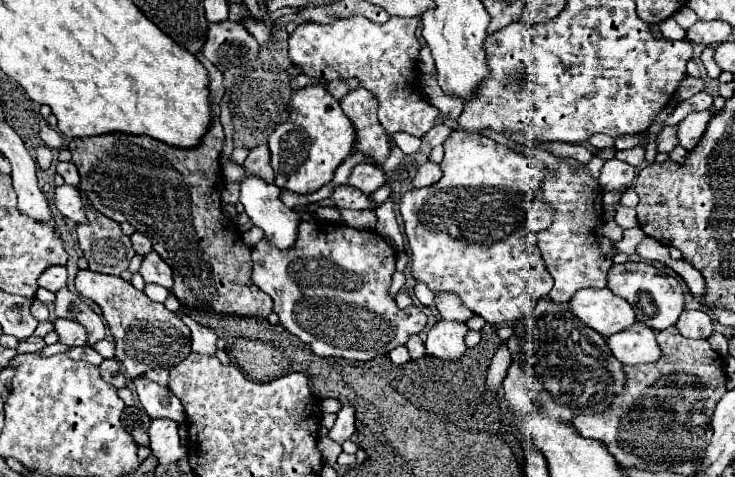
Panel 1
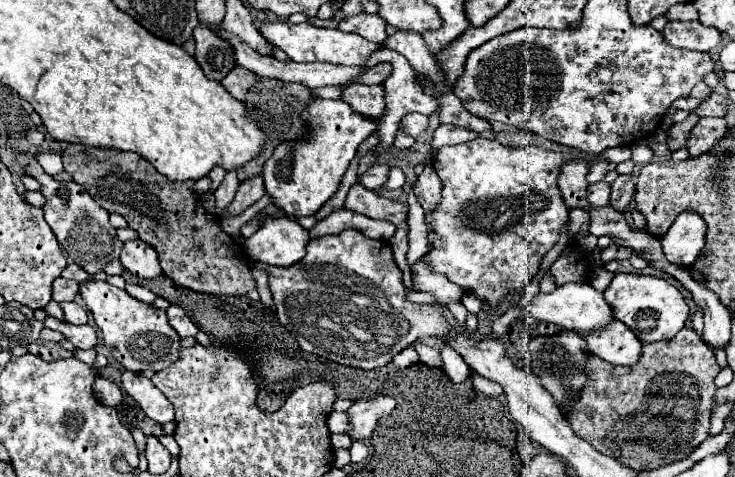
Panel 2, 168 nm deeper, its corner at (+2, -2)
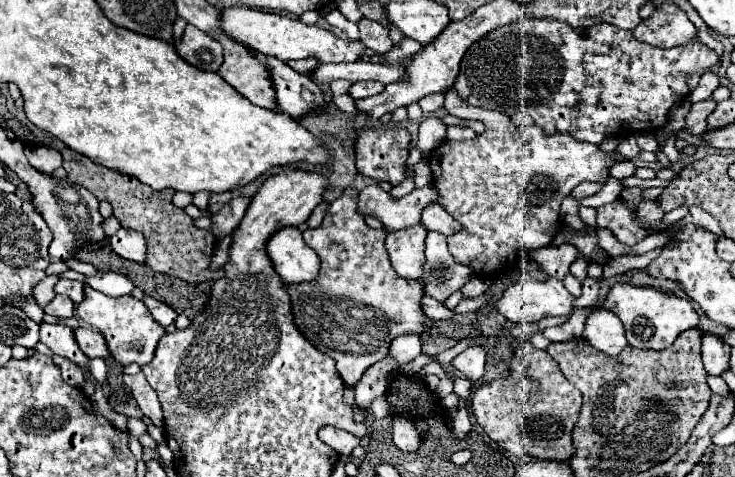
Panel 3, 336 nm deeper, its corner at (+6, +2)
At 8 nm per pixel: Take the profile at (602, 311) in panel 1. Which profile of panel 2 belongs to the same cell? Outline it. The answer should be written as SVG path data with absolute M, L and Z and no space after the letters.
M568 283L564 287L556 287L552 293L538 293L532 301L524 303L522 319L530 328L534 328L539 322L548 321L554 325L562 325L564 329L574 329L578 333L592 333L606 325L610 325L614 317L614 309L610 303L606 303L604 295L596 291L590 283Z

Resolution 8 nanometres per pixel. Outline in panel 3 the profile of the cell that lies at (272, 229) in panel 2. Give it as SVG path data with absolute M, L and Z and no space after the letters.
M284 227L272 235L266 251L284 283L310 283L320 273L320 257L304 243L296 227Z

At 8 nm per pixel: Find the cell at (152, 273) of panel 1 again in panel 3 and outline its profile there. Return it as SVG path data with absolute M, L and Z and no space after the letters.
M120 229L116 231L112 237L108 237L110 247L124 259L128 261L136 261L136 263L144 263L144 255L146 255L146 243L144 237L136 231L128 231L128 229Z

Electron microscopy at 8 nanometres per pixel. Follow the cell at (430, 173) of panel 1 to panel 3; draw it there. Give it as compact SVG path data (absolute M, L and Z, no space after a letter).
M436 203L422 211L422 225L428 231L438 231L444 235L454 235L454 233L462 231L460 223L454 221L454 217L442 205L436 205Z

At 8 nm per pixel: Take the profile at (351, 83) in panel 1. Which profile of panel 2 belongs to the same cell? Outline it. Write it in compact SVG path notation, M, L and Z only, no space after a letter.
M380 63L376 67L364 67L360 77L354 79L354 81L356 83L384 83L390 73L392 73L392 65L390 63Z

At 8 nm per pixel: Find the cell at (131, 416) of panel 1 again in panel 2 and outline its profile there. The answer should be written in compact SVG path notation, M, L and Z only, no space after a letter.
M124 395L124 401L116 407L120 421L128 427L128 429L140 429L144 435L164 435L164 427L160 423L152 423L152 419L148 419L140 407L134 403L132 397Z

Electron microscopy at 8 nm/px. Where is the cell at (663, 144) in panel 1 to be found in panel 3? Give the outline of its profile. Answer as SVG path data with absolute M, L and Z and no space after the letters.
M706 99L706 101L694 103L694 105L692 105L692 111L690 111L688 117L686 117L686 129L688 129L692 135L702 137L702 135L706 133L706 127L708 127L706 119L708 119L708 115L716 109L716 105L718 105L718 103L716 103L714 99Z

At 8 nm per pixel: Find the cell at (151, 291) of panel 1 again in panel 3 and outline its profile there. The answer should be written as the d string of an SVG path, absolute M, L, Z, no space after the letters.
M94 273L94 275L86 275L84 277L84 285L96 289L96 291L102 291L104 295L108 297L122 297L122 295L130 295L130 291L134 289L134 285L124 277L124 275L118 275L118 273Z

